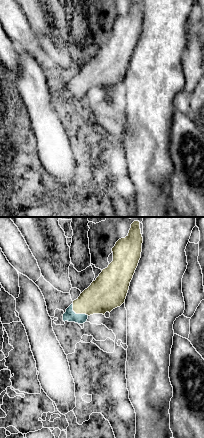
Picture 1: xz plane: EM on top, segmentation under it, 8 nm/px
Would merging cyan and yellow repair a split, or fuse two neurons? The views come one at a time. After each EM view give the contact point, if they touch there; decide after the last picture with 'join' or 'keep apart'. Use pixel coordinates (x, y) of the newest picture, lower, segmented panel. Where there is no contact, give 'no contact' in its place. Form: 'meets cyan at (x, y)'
meets cyan at (78, 314)

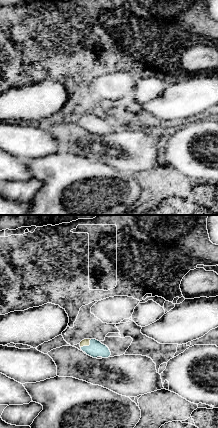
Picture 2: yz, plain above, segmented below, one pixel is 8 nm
meets cyan at (87, 346)

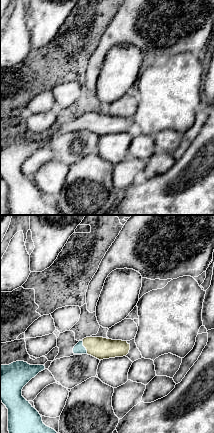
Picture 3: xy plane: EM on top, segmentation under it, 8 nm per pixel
meets cyan at (84, 347)

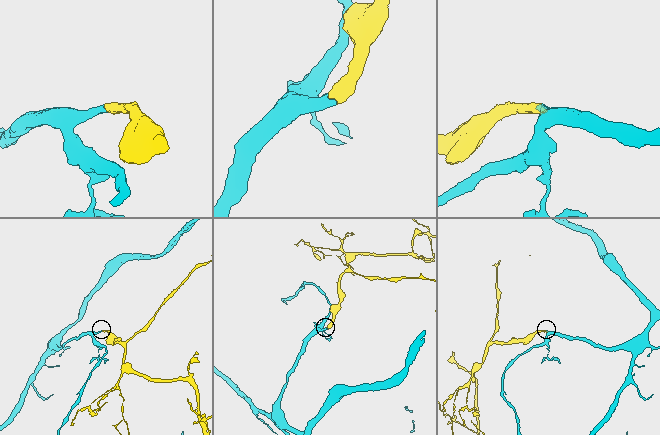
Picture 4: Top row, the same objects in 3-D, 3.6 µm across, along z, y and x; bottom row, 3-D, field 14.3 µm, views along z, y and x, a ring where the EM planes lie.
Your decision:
join

